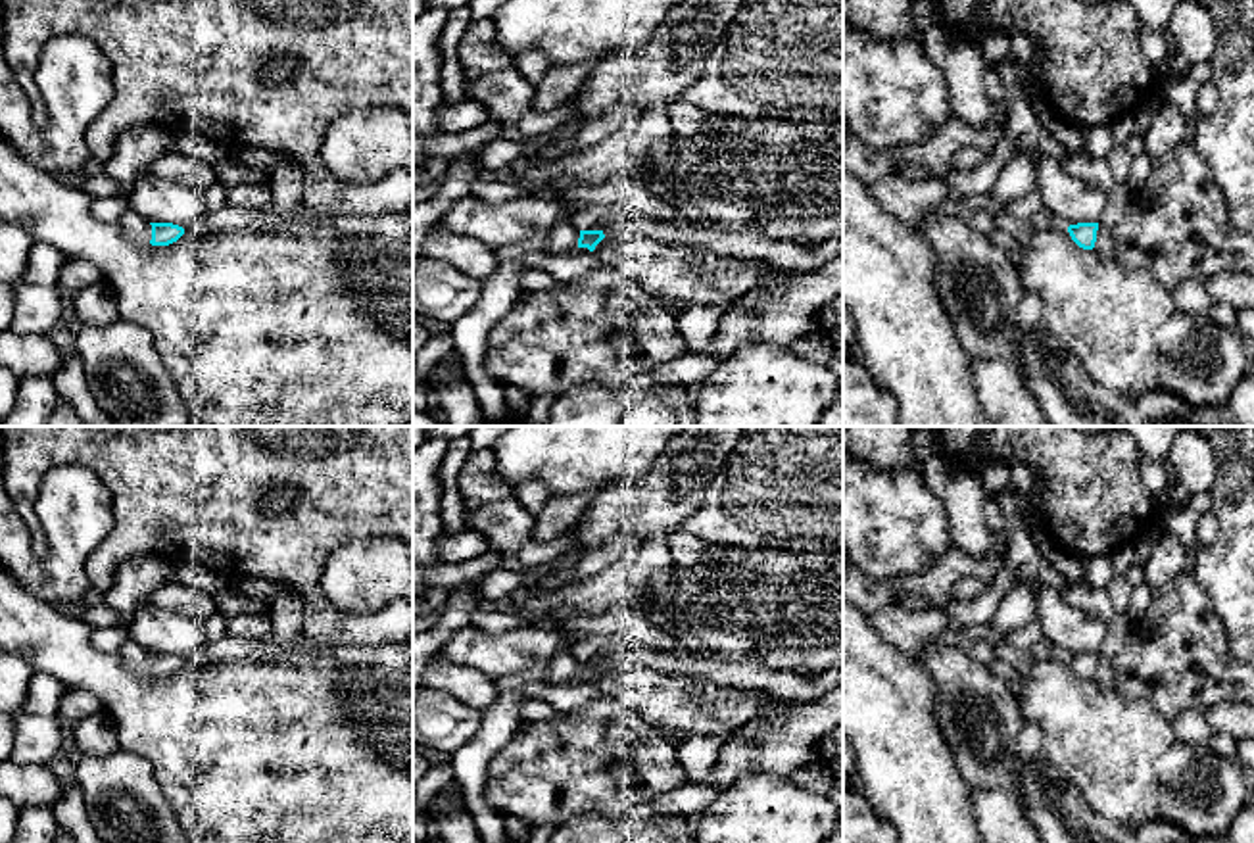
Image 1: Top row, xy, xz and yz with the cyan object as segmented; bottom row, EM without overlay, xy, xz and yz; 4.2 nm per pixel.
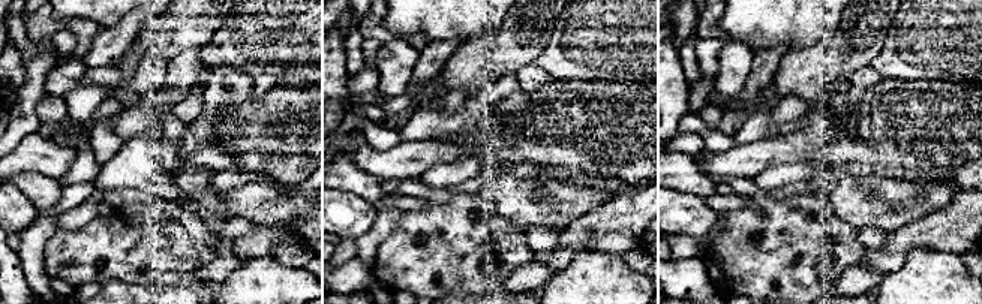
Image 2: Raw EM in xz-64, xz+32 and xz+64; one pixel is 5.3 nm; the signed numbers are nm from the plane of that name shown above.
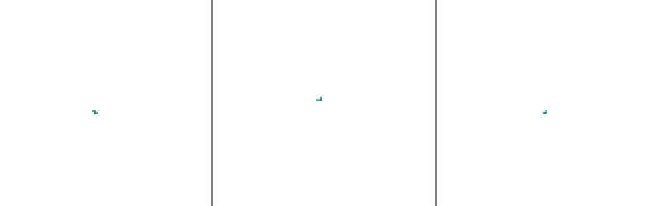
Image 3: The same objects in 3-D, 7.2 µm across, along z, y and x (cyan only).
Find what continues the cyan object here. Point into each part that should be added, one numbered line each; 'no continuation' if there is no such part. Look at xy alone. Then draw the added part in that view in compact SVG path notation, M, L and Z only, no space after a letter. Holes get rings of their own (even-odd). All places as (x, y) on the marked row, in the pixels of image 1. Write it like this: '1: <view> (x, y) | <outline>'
1: xy (137, 229) | M131 207L125 209L117 225L121 227L125 238L133 240L134 244L150 244L152 225Z

